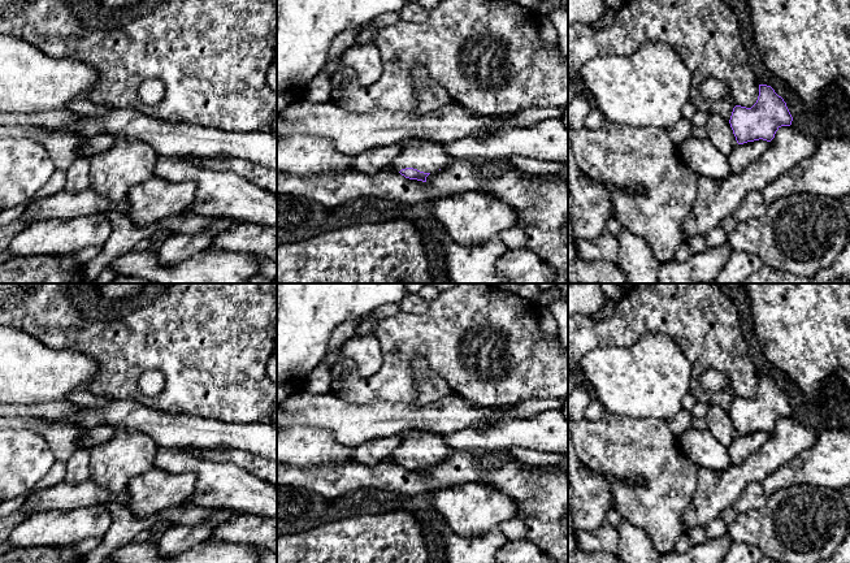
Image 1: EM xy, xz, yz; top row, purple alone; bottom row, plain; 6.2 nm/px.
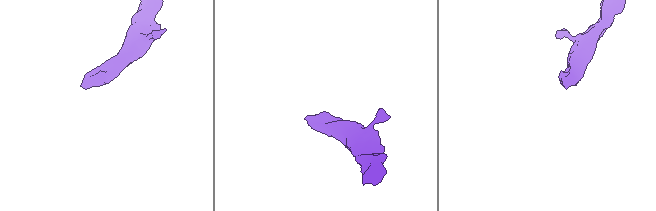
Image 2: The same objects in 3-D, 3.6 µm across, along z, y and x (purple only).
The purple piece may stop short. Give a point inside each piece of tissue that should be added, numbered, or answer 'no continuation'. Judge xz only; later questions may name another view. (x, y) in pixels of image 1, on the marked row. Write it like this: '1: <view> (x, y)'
1: xz (421, 155)

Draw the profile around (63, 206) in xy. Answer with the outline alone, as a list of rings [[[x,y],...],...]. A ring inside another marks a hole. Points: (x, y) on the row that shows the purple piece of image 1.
[[[91,187],[77,194],[64,189],[52,196],[32,199],[25,207],[22,217],[16,222],[16,228],[38,221],[70,220],[78,216],[105,213],[109,211],[127,213],[127,209],[127,198],[120,202],[110,202],[100,196]]]

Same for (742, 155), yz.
[[[763,139],[737,144],[728,156],[732,174],[740,174],[743,172],[751,163],[760,159],[768,148],[769,142]]]

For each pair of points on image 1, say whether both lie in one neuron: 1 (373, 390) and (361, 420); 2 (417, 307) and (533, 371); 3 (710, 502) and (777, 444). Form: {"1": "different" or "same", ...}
{"1": "different", "2": "different", "3": "same"}

